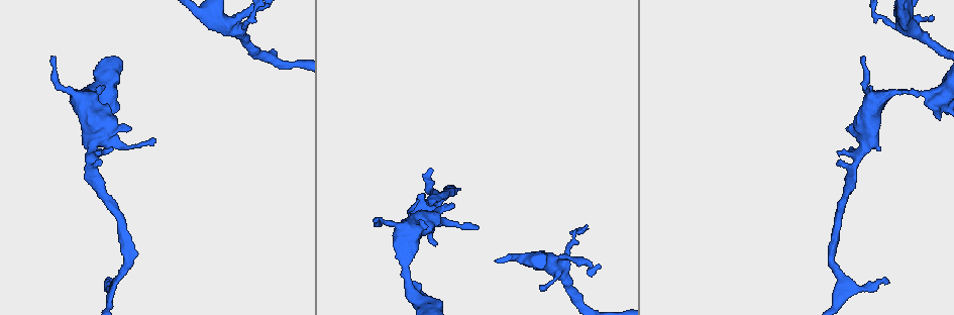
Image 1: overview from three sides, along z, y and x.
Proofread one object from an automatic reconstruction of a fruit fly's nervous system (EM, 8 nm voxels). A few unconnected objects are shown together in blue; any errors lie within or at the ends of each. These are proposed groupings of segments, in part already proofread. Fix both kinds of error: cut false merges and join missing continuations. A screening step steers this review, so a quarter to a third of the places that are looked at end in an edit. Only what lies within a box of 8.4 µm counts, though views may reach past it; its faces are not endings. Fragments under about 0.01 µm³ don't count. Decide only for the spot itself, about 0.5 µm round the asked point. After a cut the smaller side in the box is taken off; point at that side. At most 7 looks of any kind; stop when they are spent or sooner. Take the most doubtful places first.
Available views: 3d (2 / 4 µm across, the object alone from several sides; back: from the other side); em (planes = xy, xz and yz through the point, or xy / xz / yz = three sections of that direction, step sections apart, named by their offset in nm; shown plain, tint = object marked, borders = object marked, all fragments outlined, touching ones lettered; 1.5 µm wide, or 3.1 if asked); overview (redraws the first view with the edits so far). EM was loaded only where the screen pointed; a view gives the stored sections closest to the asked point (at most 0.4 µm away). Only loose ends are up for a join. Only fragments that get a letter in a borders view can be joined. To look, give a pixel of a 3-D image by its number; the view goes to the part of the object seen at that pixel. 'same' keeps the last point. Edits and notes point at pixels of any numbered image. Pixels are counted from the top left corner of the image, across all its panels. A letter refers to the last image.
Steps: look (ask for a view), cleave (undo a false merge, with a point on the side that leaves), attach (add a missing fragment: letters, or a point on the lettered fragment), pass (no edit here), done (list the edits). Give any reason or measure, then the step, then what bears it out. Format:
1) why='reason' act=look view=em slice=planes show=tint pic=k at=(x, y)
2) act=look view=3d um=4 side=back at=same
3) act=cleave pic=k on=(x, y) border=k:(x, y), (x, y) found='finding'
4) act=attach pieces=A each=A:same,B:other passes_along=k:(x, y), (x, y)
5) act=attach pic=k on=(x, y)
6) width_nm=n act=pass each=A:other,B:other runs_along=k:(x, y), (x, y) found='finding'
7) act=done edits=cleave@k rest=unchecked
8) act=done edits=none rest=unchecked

why='tapers out' act=look view=em slice=planes show=borders pic=1 at=(933, 18)

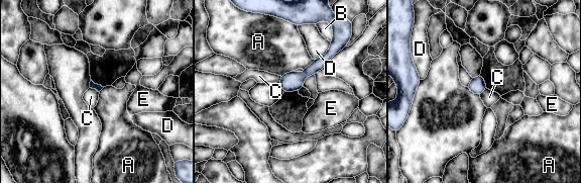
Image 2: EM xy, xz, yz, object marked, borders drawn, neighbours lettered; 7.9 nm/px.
act=pass each=A:other,B:other,C:other,D:other,E:other runs_along=2:(336, 50), (303, 76), (283, 86) found='none of them fits'

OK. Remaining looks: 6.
why='branch stops here' act=look view=em slice=xz step=8 show=borders pic=1 at=(838, 166)

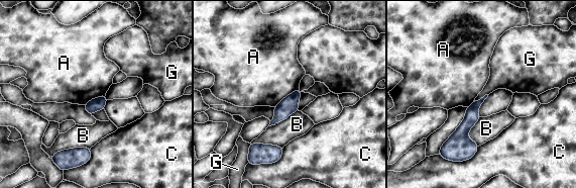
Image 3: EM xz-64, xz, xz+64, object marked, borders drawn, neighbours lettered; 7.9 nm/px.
act=pass each=A:other,B:other,C:other,G:other border=3:(487, 94), (474, 101) found='no lettered fragment goes on from it'

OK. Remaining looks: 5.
why='thick turns thin' act=look view=3d um=4 pic=1 at=(404, 262)

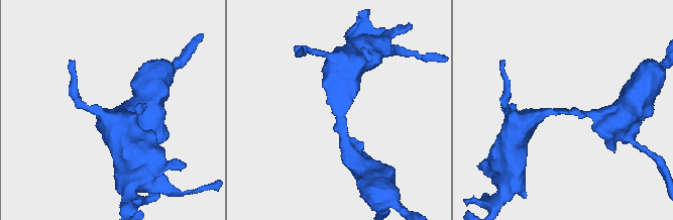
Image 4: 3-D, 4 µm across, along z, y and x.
why='need the tissue' act=look view=em slice=planes show=borders pic=4 at=(563, 111)

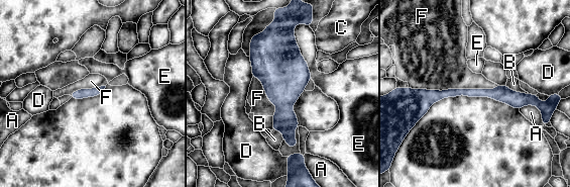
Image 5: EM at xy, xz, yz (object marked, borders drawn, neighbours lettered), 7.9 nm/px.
width_nm=80 act=pass each=A:other,B:other,C:other,D:other,E:other,F:other border=5:(498, 85), (490, 89), (409, 88) found='all the same neuron'

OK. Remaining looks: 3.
act=done edits=none rest=unchecked

